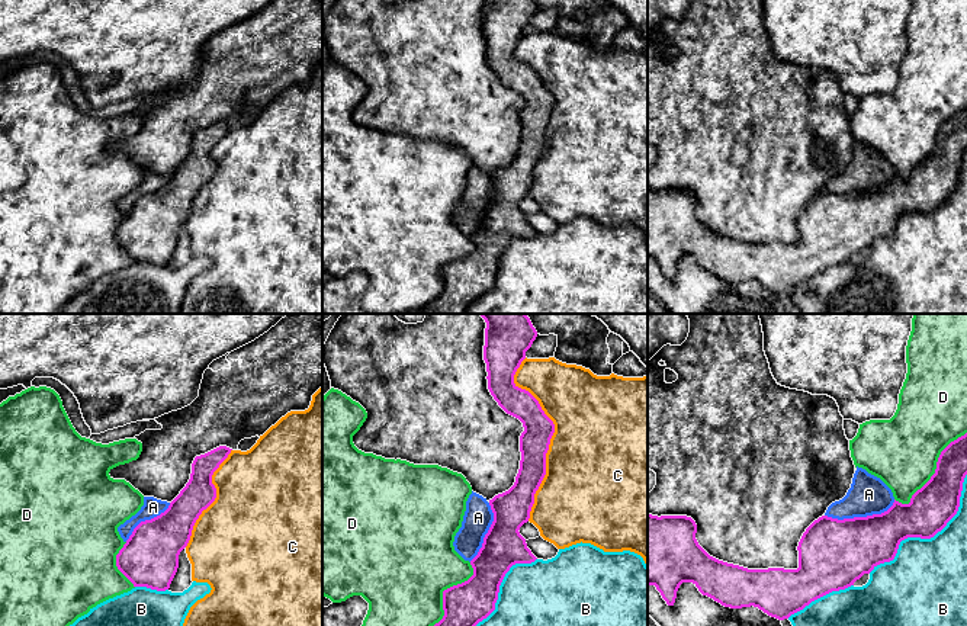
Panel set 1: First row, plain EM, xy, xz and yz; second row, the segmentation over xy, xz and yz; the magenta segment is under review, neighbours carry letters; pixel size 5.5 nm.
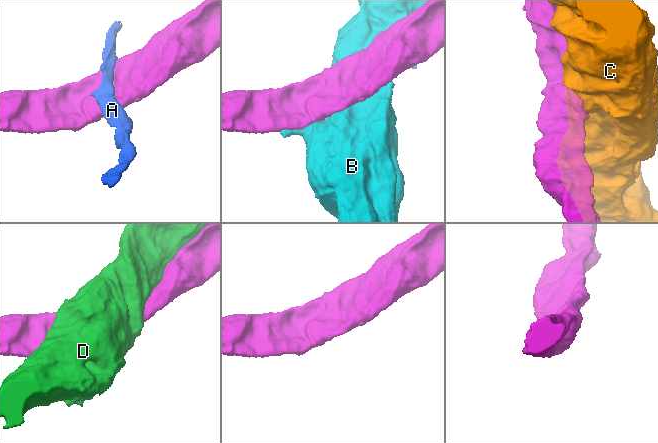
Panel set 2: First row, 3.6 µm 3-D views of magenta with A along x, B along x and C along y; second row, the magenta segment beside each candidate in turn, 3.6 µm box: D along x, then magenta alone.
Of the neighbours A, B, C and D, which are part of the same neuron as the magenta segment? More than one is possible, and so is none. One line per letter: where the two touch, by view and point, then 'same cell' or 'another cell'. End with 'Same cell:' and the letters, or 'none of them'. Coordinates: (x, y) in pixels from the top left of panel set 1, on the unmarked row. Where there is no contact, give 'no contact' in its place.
A: yz (860, 192) | another cell
B: yz (928, 212) | another cell
C: xz (551, 112) | another cell
D: yz (935, 147) | another cell
Same cell: none of them

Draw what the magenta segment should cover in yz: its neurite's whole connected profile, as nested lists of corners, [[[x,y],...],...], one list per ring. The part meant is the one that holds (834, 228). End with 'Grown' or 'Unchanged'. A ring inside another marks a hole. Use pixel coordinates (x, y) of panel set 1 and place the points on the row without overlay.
[[[967,107],[951,116],[939,129],[935,148],[918,164],[909,179],[894,174],[893,180],[881,187],[867,192],[832,193],[822,190],[815,195],[803,208],[799,225],[799,243],[768,243],[748,244],[739,240],[727,238],[710,231],[697,216],[697,199],[687,190],[652,190],[648,187],[648,260],[655,260],[668,280],[674,280],[677,266],[682,257],[693,257],[703,270],[713,273],[725,282],[742,283],[758,282],[764,288],[778,295],[788,293],[791,289],[803,285],[812,276],[832,267],[845,264],[864,248],[870,248],[877,240],[894,234],[899,219],[907,212],[931,214],[941,206],[947,198],[957,189],[963,157],[967,150]]]. Unchanged

